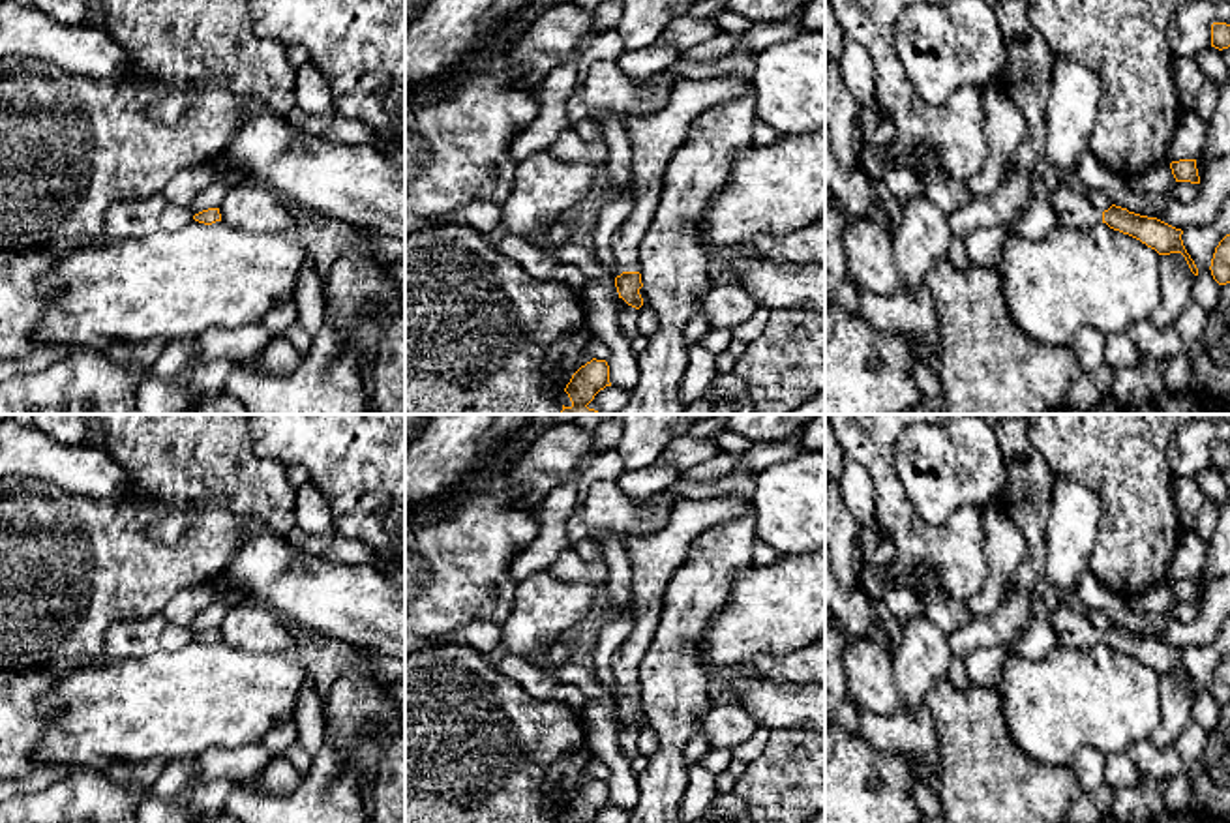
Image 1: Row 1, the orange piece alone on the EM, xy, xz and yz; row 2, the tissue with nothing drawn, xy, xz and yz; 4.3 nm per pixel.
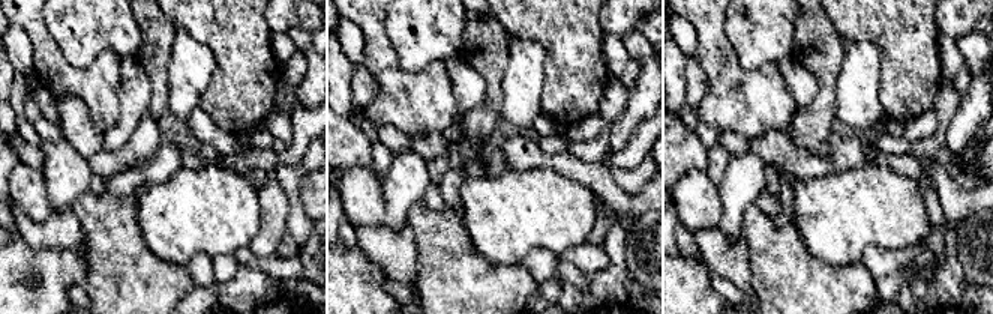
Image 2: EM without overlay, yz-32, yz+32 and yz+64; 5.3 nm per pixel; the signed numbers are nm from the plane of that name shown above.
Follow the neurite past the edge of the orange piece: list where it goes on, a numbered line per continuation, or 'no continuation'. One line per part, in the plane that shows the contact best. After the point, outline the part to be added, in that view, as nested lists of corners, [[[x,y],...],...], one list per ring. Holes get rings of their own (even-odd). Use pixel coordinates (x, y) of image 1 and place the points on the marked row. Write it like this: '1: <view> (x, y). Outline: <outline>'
1: xz (655, 137). Outline: [[[675,79],[666,105],[656,112],[609,111],[591,116],[600,126],[609,120],[621,122],[632,144],[632,182],[628,195],[634,201],[634,208],[611,236],[611,253],[622,272],[639,272],[639,246],[654,219],[662,178],[671,156],[688,139],[692,122],[701,112],[742,96],[754,96],[752,79]]]

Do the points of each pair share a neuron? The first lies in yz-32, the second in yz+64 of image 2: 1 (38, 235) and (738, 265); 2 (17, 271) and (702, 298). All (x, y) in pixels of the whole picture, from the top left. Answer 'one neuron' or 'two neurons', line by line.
1: one neuron
2: one neuron

